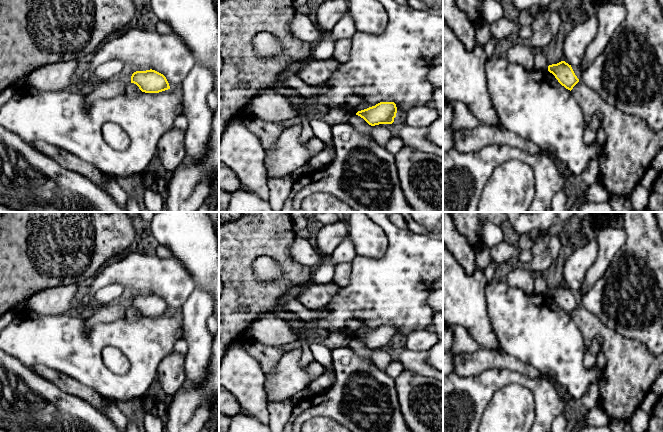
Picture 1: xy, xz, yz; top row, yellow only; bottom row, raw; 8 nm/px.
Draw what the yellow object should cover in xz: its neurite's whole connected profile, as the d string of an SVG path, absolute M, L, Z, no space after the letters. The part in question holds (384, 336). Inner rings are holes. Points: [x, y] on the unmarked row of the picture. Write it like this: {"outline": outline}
{"outline": "M380 326L375 330L358 335L356 339L363 342L369 349L392 348L396 341L397 331L394 326Z"}

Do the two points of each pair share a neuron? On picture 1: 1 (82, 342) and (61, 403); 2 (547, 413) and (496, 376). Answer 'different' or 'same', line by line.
1: different
2: same

